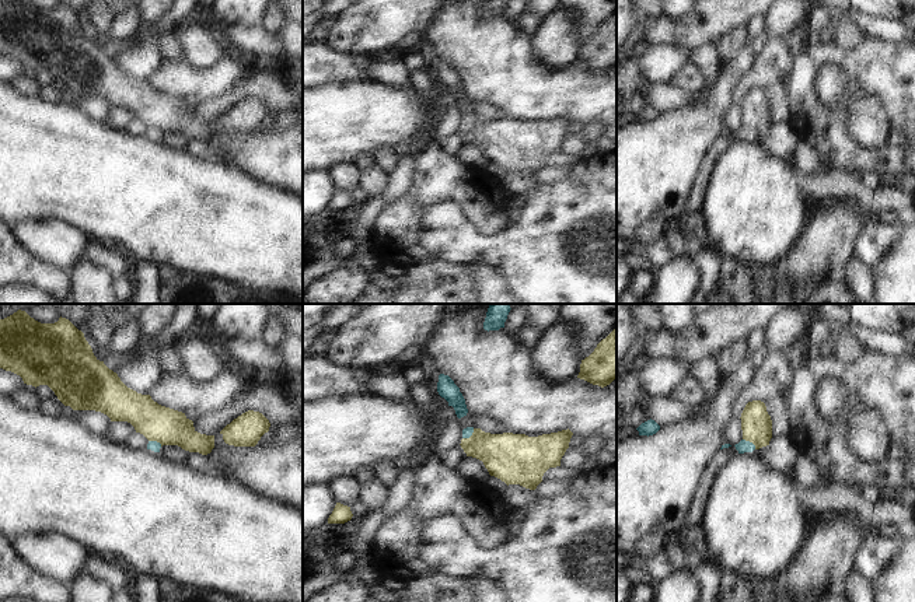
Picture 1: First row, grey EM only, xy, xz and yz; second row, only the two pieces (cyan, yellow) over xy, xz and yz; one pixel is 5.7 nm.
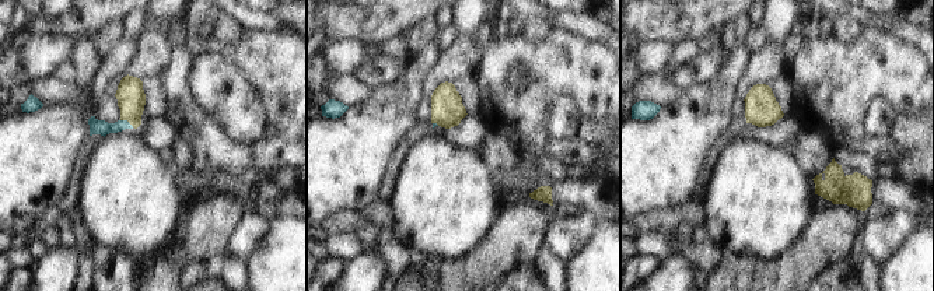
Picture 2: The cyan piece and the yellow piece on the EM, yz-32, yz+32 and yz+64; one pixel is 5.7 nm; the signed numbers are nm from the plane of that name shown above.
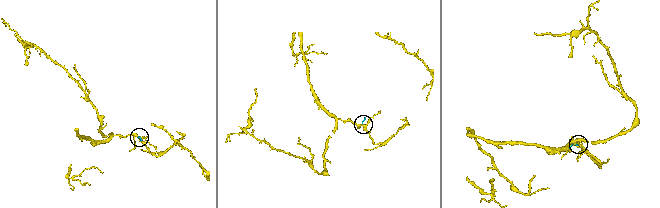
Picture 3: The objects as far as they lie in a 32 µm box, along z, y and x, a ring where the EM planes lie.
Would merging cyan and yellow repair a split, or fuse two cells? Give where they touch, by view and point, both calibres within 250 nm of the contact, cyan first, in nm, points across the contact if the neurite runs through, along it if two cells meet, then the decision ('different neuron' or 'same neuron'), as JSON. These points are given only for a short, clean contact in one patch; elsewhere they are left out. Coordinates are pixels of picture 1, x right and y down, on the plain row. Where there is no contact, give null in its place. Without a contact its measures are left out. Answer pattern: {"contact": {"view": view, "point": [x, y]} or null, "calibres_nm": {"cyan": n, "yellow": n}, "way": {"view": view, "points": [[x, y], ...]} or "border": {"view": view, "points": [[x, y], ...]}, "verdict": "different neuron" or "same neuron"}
{"contact": {"view": "yz", "point": [748, 128]}, "calibres_nm": {"cyan": 70, "yellow": 180}, "border": {"view": "yz", "points": [[743, 125], [748, 126], [755, 135]]}, "verdict": "different neuron"}

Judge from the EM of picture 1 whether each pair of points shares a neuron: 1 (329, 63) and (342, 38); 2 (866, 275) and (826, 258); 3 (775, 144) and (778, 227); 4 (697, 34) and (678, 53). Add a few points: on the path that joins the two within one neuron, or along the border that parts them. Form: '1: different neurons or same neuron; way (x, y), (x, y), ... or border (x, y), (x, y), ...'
1: different neurons; border (327, 42), (339, 51), (369, 56)
2: different neurons; border (851, 256), (844, 265)
3: different neurons; border (753, 137), (771, 153), (785, 160)
4: different neurons; border (653, 45), (687, 44), (692, 48)

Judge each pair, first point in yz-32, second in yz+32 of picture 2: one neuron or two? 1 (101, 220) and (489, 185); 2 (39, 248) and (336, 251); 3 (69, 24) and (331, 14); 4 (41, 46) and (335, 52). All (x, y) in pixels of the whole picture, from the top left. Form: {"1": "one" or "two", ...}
{"1": "one", "2": "one", "3": "one", "4": "one"}

